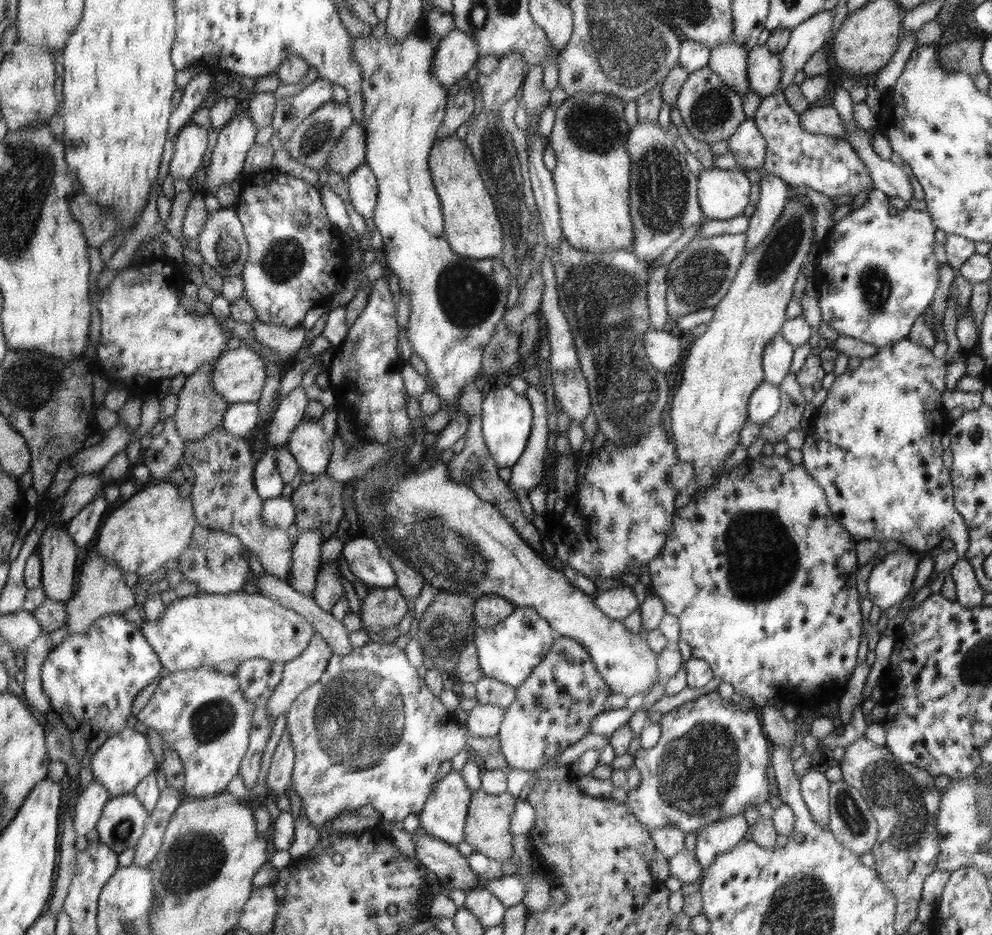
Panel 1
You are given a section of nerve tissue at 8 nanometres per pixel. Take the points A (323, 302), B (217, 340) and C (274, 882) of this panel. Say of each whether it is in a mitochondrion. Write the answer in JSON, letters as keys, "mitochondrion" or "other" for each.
{"A":"other","B":"other","C":"other"}

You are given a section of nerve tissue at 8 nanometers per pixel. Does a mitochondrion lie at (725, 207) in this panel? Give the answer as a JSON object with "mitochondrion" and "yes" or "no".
{"mitochondrion":"no"}

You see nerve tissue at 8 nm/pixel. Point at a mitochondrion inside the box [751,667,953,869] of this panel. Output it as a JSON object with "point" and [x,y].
{"point":[888,785]}

